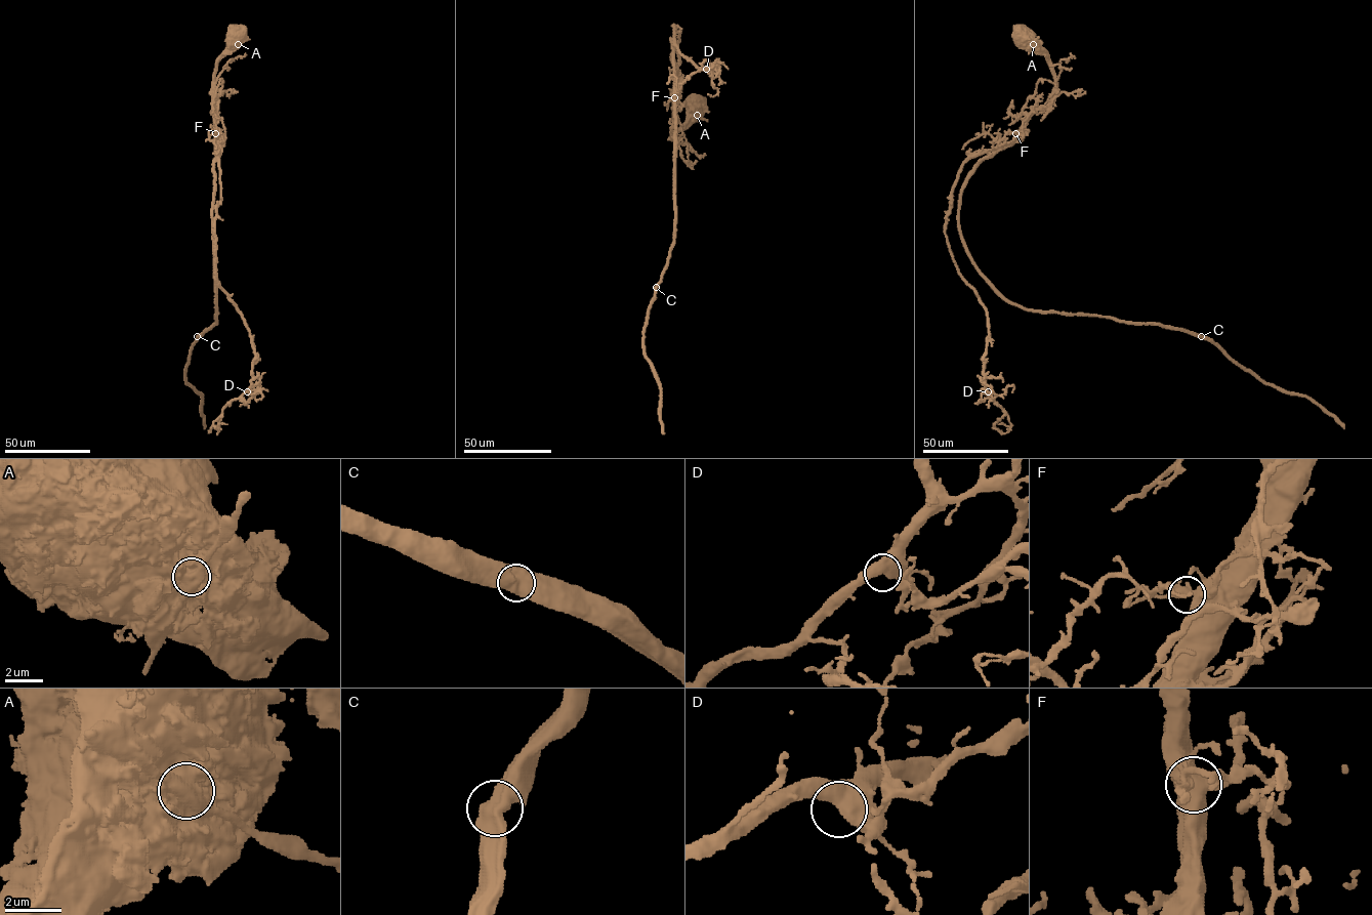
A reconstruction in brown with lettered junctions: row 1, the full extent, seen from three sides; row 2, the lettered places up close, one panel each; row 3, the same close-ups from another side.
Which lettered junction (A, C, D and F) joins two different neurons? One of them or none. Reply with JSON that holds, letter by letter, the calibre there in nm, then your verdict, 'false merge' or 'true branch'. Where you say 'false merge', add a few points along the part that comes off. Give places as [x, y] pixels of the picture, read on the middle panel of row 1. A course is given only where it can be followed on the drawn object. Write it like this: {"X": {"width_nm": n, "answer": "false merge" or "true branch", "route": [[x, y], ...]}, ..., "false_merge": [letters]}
{"A": {"width_nm": 650, "answer": "false merge"}, "C": {"width_nm": 750, "answer": "true branch"}, "D": {"width_nm": 500, "answer": "true branch"}, "F": {"width_nm": 420, "answer": "true branch"}, "false_merge": ["A"]}

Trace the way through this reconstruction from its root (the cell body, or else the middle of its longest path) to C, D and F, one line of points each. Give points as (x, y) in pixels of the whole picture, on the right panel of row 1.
C: (1024, 39), (1049, 61), (1055, 95), (966, 177), (958, 231), (970, 260), (1028, 309), (1201, 336)
D: (1024, 39), (1049, 61), (1054, 97), (1010, 142), (963, 164), (945, 224), (958, 273), (987, 312), (988, 391)
F: (1024, 39), (1029, 40), (1049, 61), (1055, 95), (1015, 133)

